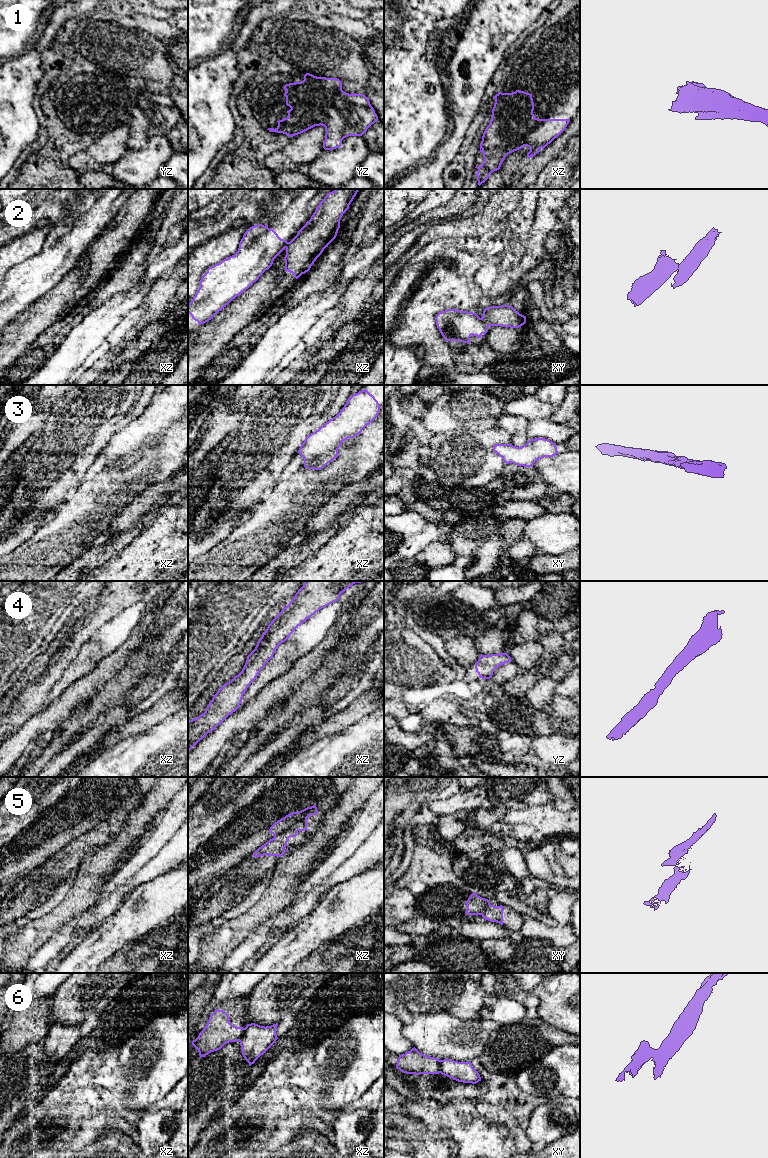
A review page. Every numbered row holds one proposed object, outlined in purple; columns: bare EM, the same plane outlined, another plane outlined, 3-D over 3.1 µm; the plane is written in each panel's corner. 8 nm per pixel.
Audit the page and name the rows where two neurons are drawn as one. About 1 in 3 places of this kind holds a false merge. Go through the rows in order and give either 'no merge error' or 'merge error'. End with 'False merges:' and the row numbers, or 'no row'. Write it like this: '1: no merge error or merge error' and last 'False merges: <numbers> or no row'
1: no merge error
2: merge error
3: no merge error
4: no merge error
5: merge error
6: merge error
False merges: 2, 5, 6

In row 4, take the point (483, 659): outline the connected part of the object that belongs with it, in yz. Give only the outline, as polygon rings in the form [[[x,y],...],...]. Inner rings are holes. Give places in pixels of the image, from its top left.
[[[507,653],[480,655],[475,663],[475,669],[480,678],[490,679],[497,667],[511,661],[511,657]]]

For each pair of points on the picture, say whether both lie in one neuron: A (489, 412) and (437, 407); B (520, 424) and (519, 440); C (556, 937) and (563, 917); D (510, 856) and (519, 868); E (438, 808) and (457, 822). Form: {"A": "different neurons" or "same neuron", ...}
{"A": "same neuron", "B": "same neuron", "C": "different neurons", "D": "same neuron", "E": "different neurons"}

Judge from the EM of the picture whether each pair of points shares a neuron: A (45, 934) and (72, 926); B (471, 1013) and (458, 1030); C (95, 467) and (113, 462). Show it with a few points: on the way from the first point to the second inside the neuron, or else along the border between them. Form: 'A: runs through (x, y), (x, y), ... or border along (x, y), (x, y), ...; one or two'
A: border along (75, 914), (67, 919), (40, 945); two
B: border along (461, 1018), (481, 1021); two
C: runs through (99, 463), (109, 462); one

